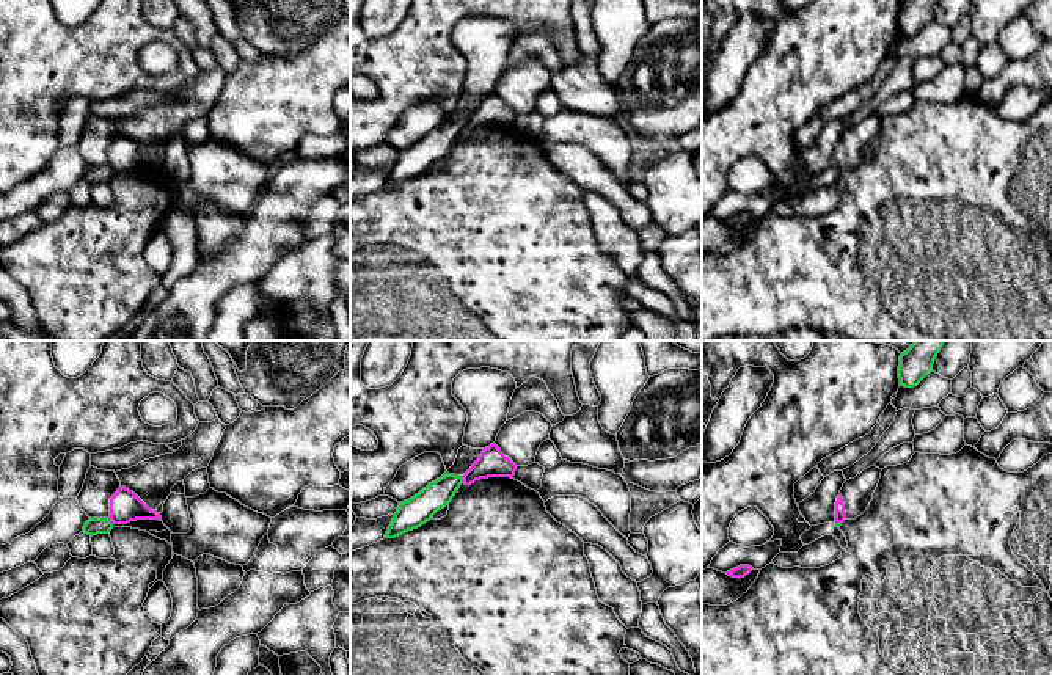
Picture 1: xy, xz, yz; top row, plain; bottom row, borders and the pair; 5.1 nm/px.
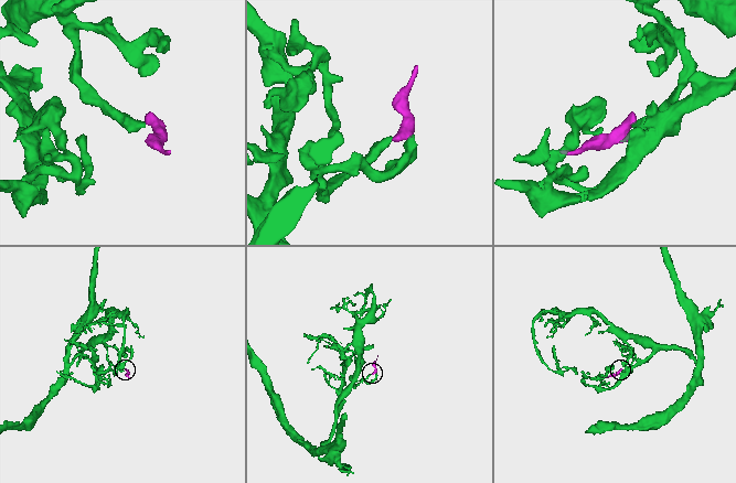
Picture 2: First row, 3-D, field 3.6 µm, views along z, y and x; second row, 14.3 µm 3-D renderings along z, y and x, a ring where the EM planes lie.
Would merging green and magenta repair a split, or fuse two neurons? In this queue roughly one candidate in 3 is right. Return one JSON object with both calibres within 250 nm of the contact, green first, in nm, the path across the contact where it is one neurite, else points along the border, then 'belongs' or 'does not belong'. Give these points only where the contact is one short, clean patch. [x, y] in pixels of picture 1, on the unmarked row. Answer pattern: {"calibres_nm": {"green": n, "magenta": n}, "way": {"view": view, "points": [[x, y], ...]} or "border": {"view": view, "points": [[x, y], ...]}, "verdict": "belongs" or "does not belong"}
{"calibres_nm": {"green": 140, "magenta": 150}, "border": {"view": "xz", "points": [[462, 124], [463, 131]]}, "verdict": "does not belong"}

